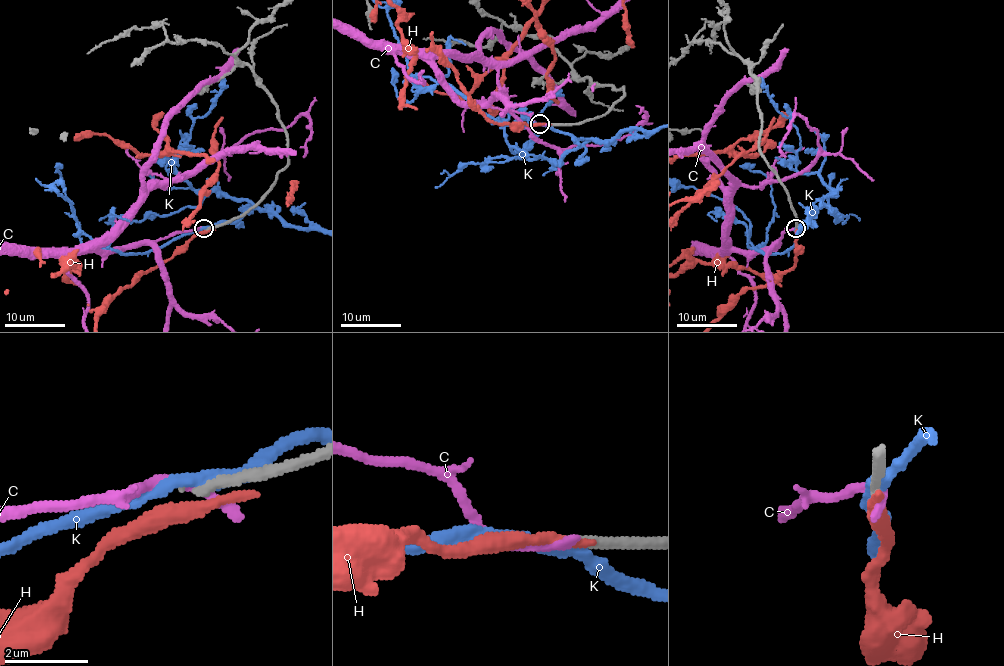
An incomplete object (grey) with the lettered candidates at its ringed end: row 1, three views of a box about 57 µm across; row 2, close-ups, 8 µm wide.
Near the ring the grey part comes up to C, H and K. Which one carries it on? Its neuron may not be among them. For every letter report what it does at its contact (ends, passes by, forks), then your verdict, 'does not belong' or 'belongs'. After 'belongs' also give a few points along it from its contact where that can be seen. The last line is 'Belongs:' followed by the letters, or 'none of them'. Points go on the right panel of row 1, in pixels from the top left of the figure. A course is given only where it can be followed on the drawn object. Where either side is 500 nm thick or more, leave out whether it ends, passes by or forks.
C: it ends | does not belong
H: it ends | does not belong
K: it passes by | does not belong
Belongs: none of them

